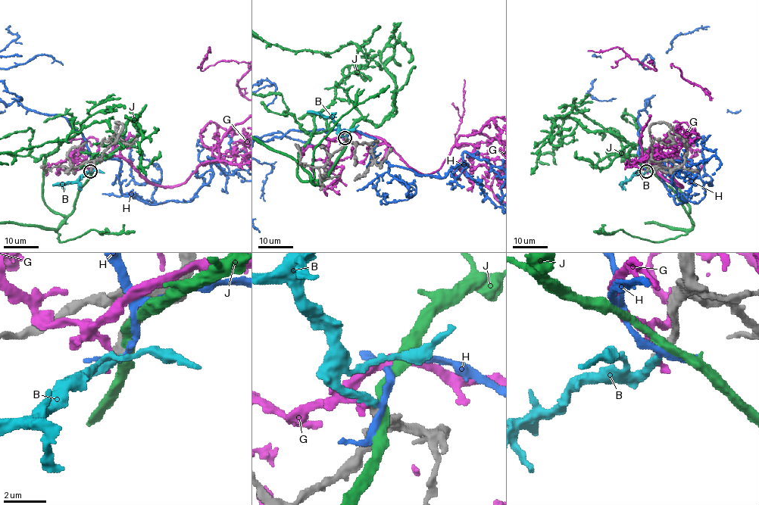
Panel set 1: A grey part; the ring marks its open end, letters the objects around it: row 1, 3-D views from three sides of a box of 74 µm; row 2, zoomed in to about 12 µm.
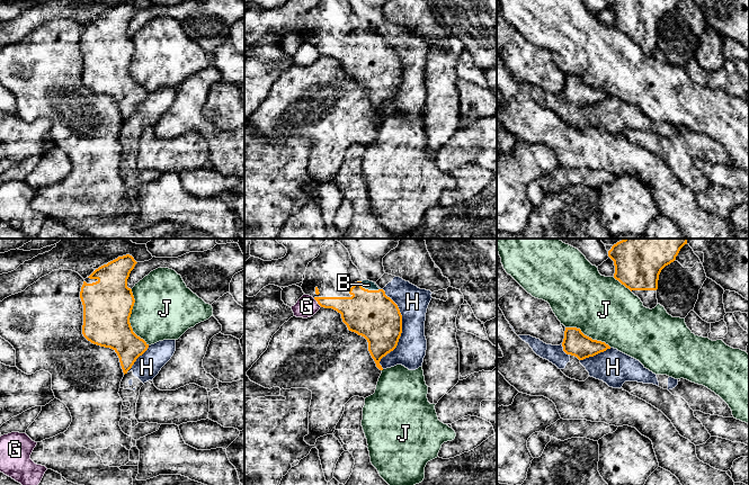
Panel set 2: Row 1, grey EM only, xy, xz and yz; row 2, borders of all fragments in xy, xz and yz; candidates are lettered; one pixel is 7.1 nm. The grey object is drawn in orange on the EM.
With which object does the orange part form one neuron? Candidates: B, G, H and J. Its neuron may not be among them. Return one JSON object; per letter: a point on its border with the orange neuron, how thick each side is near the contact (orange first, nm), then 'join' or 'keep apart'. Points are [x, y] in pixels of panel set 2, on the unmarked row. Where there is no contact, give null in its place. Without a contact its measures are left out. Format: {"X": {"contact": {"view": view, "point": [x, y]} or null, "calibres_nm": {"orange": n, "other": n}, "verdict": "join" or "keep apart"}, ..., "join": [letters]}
{"B": {"contact": {"view": "xz", "point": [367, 37]}, "calibres_nm": {"orange": 340, "other": 70}, "verdict": "join"}, "G": {"contact": {"view": "xz", "point": [318, 51]}, "calibres_nm": {"orange": 180, "other": 160}, "verdict": "keep apart"}, "H": {"contact": {"view": "xz", "point": [401, 78]}, "calibres_nm": {"orange": 340, "other": 220}, "verdict": "keep apart"}, "J": {"contact": {"view": "xy", "point": [128, 66]}, "calibres_nm": {"orange": 360, "other": 420}, "verdict": "keep apart"}, "join": ["B"]}

